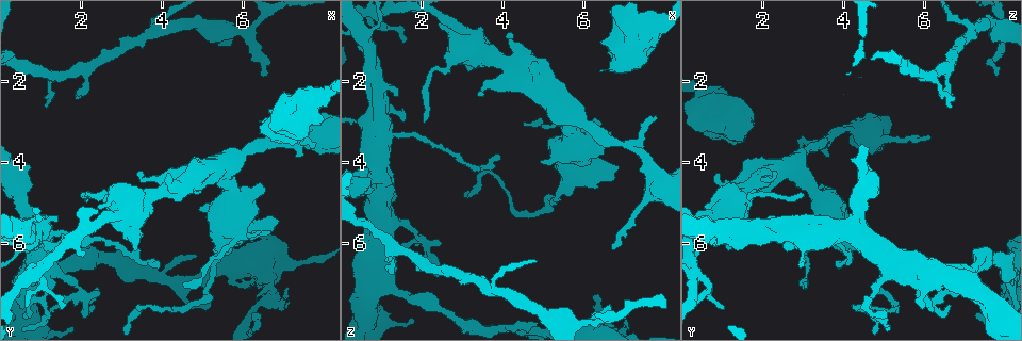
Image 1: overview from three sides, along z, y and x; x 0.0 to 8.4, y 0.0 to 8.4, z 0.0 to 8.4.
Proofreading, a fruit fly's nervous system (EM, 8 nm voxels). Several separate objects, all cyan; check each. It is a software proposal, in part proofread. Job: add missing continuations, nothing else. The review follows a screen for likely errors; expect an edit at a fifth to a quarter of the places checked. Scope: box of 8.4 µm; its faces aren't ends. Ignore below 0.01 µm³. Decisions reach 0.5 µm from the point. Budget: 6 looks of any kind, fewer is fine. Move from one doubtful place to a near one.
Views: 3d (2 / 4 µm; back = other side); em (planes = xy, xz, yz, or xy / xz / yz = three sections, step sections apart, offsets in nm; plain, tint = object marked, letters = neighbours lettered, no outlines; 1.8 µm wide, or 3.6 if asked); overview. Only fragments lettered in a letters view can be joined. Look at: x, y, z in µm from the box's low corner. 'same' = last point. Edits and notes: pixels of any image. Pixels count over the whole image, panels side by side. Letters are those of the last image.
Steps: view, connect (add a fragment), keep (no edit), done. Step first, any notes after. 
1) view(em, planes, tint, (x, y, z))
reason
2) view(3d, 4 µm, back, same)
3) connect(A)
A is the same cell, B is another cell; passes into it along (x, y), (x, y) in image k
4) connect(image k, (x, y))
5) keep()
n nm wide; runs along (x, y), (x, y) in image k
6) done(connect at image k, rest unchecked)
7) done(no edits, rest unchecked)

view(3d, 2 µm, back, (6.45, 5.70, 3.05))
branch stops here

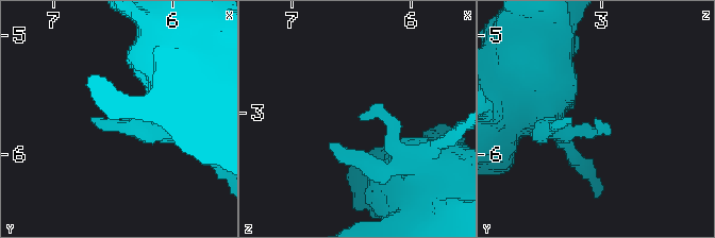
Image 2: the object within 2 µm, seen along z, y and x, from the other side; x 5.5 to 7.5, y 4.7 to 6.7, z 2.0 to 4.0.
view(em, planes, letters, (6.40, 5.70, 3.04))

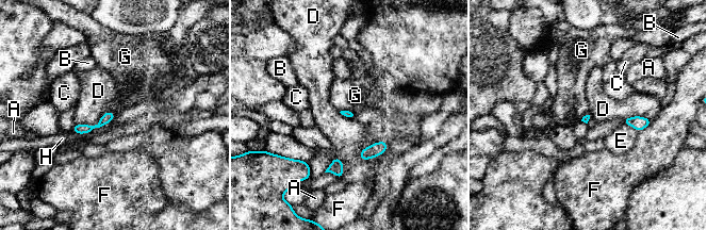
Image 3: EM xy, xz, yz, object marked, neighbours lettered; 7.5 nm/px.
keep()
A, B, C, D, E, F, G and H are other cells; border along (589, 111), (580, 120) in image 3; none of them fits

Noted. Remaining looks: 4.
view(em, planes, letters, (6.60, 1.90, 7.70))
branch stops here

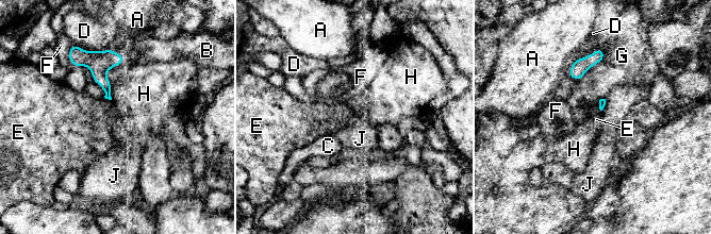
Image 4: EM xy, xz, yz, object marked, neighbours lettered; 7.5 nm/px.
keep()
A, B, C, D, E, F, G, H and J are other cells; border along (120, 63), (106, 72), (112, 99) in image 4; none of them fits

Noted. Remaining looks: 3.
view(em, 3.6 µm, planes, letters, (0.95, 5.70, 2.85))
thin arm on a thick one

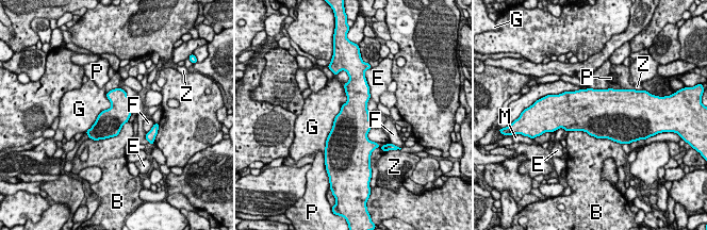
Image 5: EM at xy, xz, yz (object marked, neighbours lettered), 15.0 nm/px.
keep()
B, E, F, G, M, P and Z are other cells; border along (349, 79), (346, 101), (326, 140) in image 5; no lettered fragment goes on from it

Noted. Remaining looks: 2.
done(no edits, rest unchecked)

